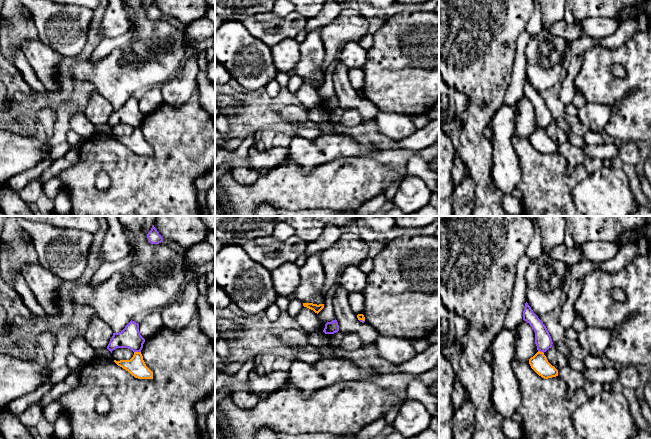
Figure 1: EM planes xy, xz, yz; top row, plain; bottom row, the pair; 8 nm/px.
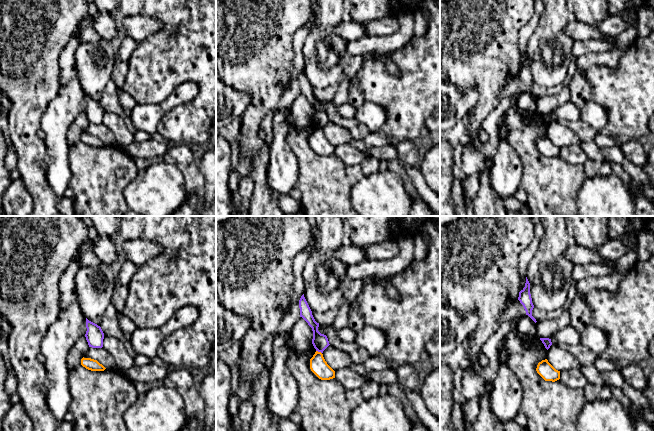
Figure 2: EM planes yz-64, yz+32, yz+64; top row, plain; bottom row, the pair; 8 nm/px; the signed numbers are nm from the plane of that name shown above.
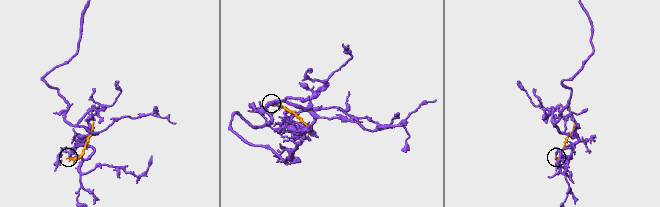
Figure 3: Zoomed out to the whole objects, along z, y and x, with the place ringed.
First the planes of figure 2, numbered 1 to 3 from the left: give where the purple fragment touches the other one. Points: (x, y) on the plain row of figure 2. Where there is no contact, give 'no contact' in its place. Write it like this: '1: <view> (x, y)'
1: no contact
2: yz+32 (319, 128)
3: no contact

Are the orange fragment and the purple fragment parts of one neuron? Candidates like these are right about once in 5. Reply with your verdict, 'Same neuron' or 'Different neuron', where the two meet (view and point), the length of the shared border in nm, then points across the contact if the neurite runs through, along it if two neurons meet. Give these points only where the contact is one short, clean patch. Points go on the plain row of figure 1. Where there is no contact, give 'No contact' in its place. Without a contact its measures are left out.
Different neuron. Touches orange at xy (137, 128). Shared border 60 nm. Boundary: xy (134, 127), (140, 128)

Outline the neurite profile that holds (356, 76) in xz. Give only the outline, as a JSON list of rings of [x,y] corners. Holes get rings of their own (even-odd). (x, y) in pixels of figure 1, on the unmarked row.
[[[351,69],[348,72],[352,87],[358,91],[363,89],[365,74],[362,69]]]

